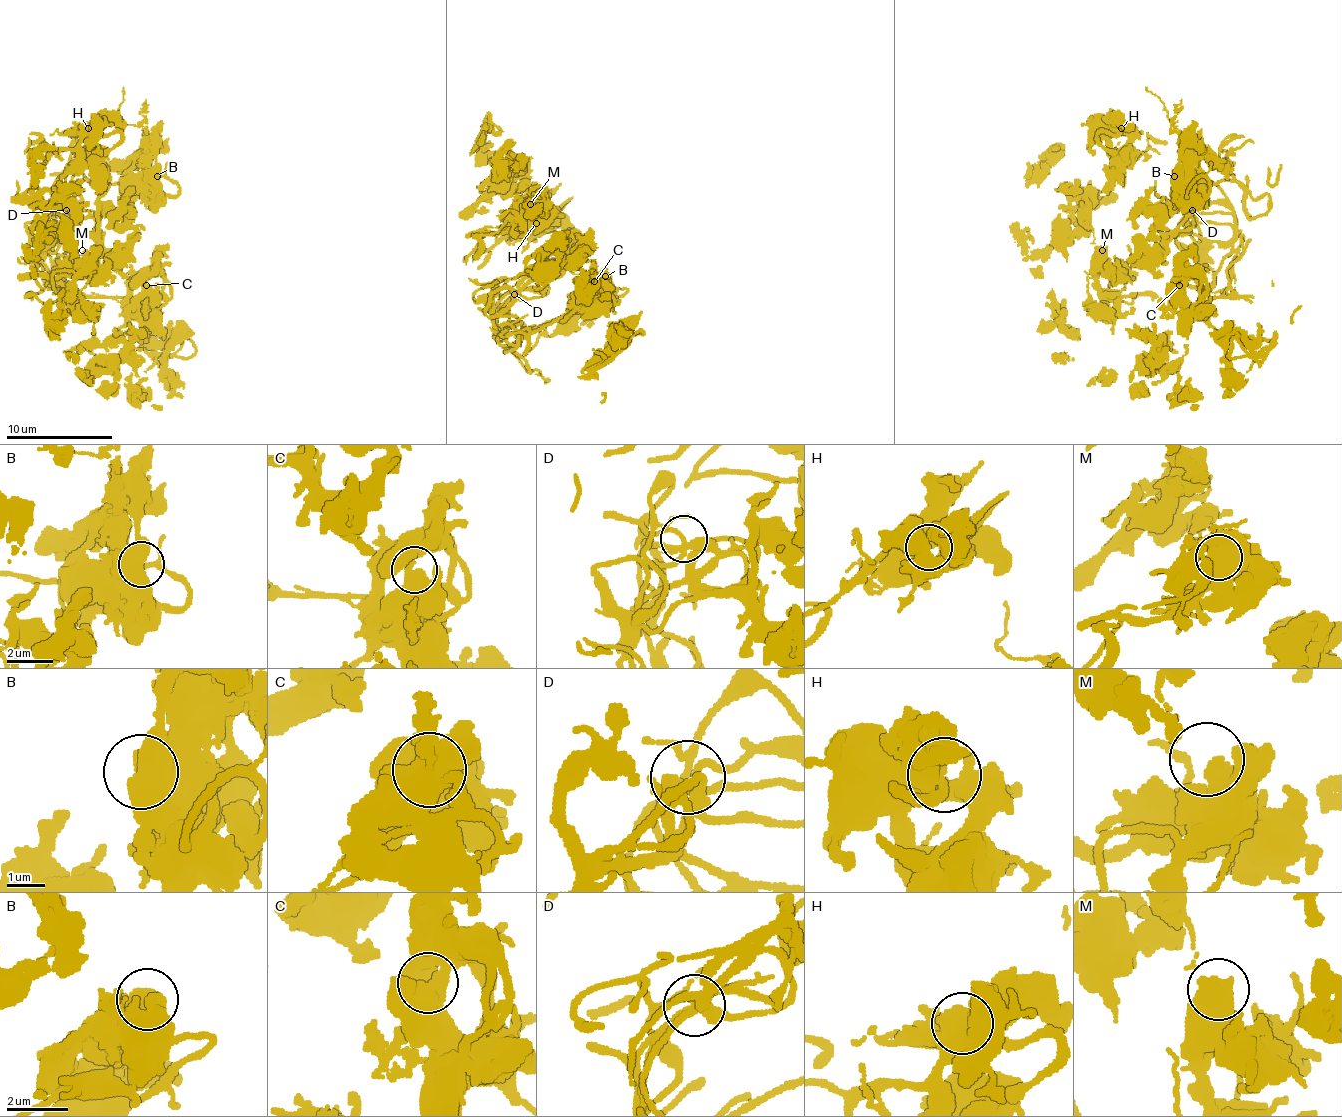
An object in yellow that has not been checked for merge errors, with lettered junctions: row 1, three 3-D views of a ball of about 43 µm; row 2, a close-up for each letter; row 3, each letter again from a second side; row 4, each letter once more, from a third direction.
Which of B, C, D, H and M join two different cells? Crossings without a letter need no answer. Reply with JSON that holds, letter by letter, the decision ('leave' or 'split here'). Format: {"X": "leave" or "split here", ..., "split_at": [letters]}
{"B": "leave", "C": "leave", "D": "leave", "H": "leave", "M": "leave", "split_at": []}

